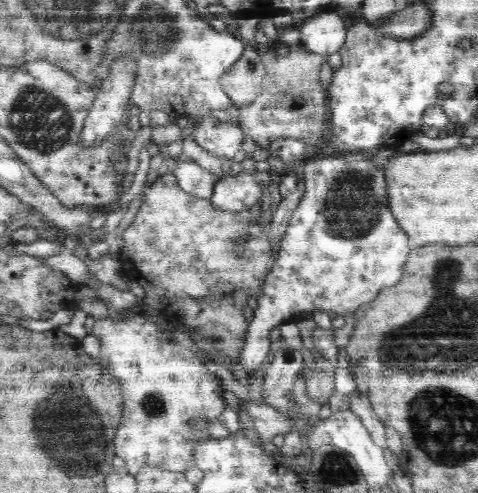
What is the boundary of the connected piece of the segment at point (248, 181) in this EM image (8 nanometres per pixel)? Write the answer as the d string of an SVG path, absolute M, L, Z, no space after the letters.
M262 164L254 173L242 172L238 176L221 177L214 184L210 203L226 213L250 210L258 200L263 200L269 182L269 171Z

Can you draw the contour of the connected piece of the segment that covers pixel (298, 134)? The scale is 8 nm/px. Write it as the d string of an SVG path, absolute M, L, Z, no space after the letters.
M279 43L272 45L266 54L262 54L262 63L265 68L265 80L263 91L256 100L250 104L242 105L234 109L234 113L240 122L245 136L250 136L257 144L260 153L266 152L269 144L278 138L302 139L307 145L317 145L324 142L328 125L328 90L319 84L320 68L324 56L309 52L300 45L285 45Z

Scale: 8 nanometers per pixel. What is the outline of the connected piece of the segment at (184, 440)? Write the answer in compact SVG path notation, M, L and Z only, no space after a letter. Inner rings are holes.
M118 314L118 321L114 318L96 319L92 328L92 339L100 343L99 359L104 362L110 375L118 379L122 391L123 420L114 436L114 450L116 460L124 460L126 470L134 476L142 466L152 465L162 467L172 472L183 472L195 466L193 455L196 442L208 439L221 439L230 433L226 425L218 420L220 414L227 407L222 399L224 388L215 373L206 368L190 349L180 345L176 340L164 338L162 330L144 314L124 317ZM194 416L208 418L210 426L206 430L194 432L188 422Z

